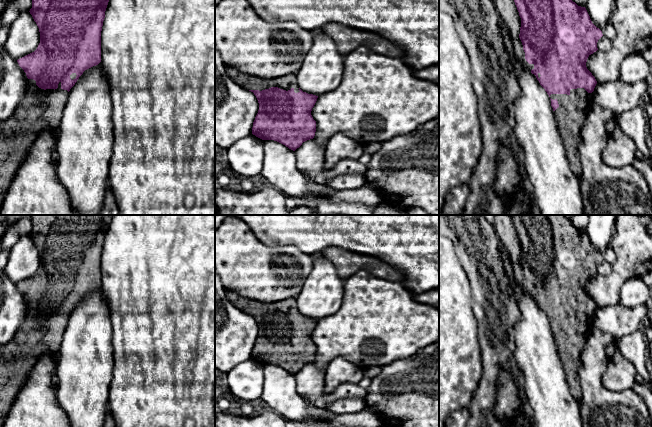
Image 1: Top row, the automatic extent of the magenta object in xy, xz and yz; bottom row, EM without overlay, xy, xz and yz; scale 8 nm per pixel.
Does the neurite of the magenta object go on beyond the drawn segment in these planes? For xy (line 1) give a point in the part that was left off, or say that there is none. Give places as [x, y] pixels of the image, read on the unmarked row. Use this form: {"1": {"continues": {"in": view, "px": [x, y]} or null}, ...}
{"1": {"continues": {"in": "xy", "px": [39, 333]}}}

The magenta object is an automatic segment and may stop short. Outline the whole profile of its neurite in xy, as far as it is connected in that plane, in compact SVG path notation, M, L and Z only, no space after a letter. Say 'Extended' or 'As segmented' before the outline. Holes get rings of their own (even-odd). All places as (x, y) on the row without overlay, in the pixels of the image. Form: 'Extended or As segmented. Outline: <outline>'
Extended. Outline: M31 215L32 232L29 236L39 252L40 267L34 276L17 284L28 302L26 317L15 337L7 344L0 345L0 427L36 361L46 353L58 355L70 313L85 294L101 286L101 255L112 217L113 215Z

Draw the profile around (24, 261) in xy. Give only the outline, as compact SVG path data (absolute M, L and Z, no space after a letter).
M29 235L20 237L9 251L4 270L10 281L18 284L37 273L40 267L40 256Z

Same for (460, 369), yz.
M439 232L439 427L449 414L468 408L483 372L472 289L453 244Z

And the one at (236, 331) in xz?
M215 270L215 368L226 375L236 365L252 358L252 351L259 334L259 327L253 316L234 306L226 298L219 275Z

